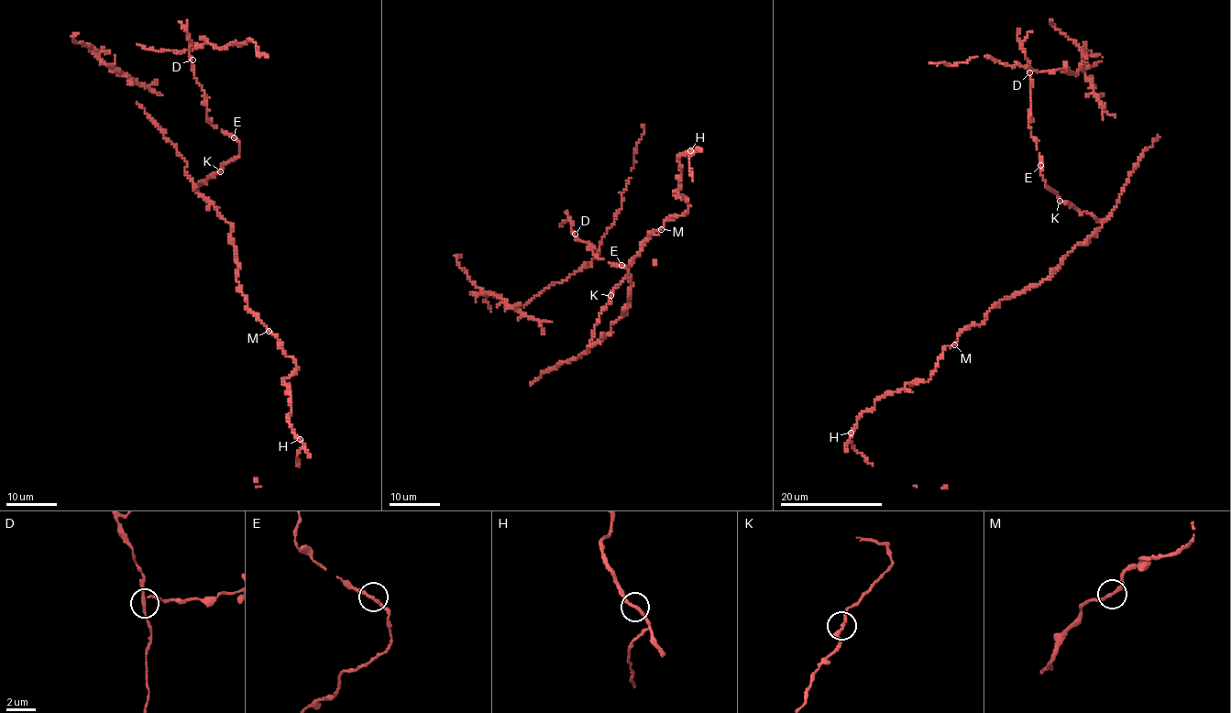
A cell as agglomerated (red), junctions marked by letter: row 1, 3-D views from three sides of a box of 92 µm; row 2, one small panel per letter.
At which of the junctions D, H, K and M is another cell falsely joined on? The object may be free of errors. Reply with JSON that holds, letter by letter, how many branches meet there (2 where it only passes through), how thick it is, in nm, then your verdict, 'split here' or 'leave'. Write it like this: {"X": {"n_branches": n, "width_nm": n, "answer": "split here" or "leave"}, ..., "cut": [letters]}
{"D": {"n_branches": 2, "width_nm": 200, "answer": "leave"}, "H": {"n_branches": 2, "width_nm": 240, "answer": "leave"}, "K": {"n_branches": 2, "width_nm": 220, "answer": "leave"}, "M": {"n_branches": 2, "width_nm": 240, "answer": "leave"}, "cut": []}

